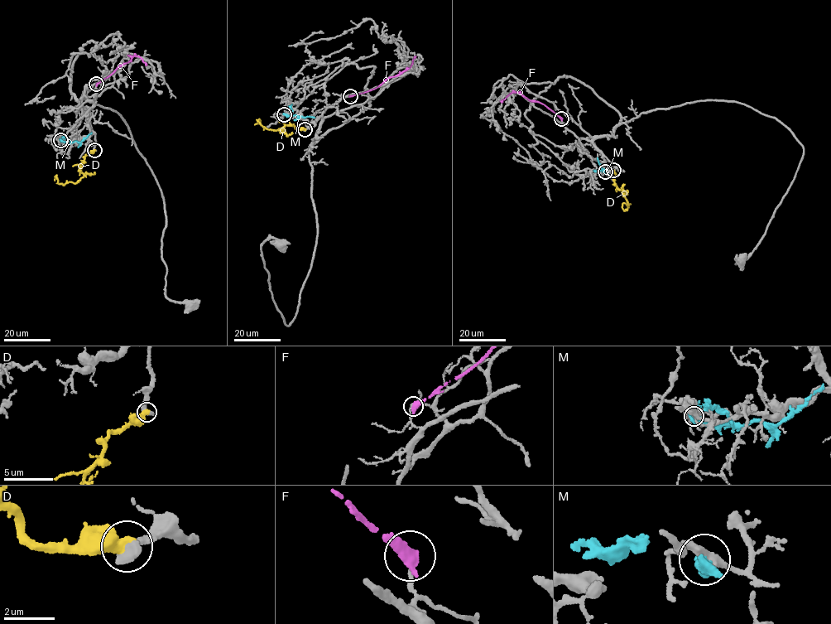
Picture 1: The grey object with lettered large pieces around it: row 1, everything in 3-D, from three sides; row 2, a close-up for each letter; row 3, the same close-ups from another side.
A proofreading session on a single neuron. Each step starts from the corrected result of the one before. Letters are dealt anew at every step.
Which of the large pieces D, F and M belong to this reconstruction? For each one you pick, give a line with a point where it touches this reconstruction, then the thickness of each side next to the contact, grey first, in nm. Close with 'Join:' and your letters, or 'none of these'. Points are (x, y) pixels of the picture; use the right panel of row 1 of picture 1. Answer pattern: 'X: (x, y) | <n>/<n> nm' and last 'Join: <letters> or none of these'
D: (613, 170) | 500/600 nm
Join: D

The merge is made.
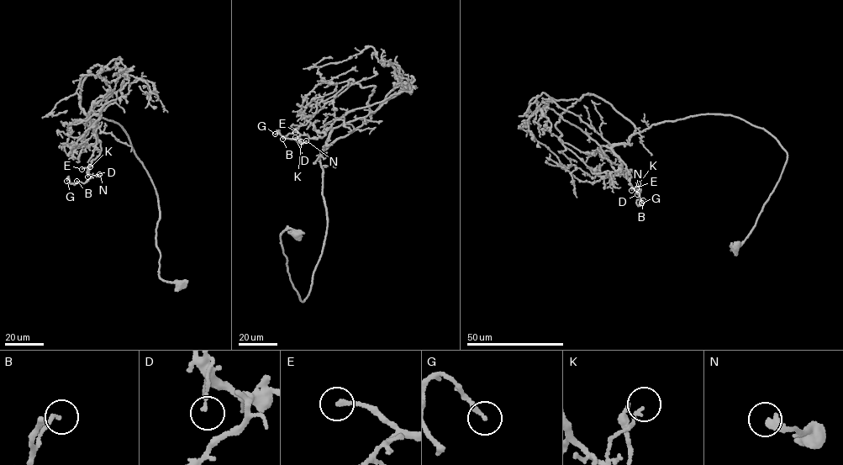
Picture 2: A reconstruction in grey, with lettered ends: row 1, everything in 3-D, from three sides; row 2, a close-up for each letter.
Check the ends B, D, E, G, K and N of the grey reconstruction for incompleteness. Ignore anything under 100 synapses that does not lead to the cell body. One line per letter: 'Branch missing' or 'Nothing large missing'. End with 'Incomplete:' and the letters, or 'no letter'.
B: Nothing large missing
D: Nothing large missing
E: Nothing large missing
G: Nothing large missing
K: Nothing large missing
N: Nothing large missing
Incomplete: no letter

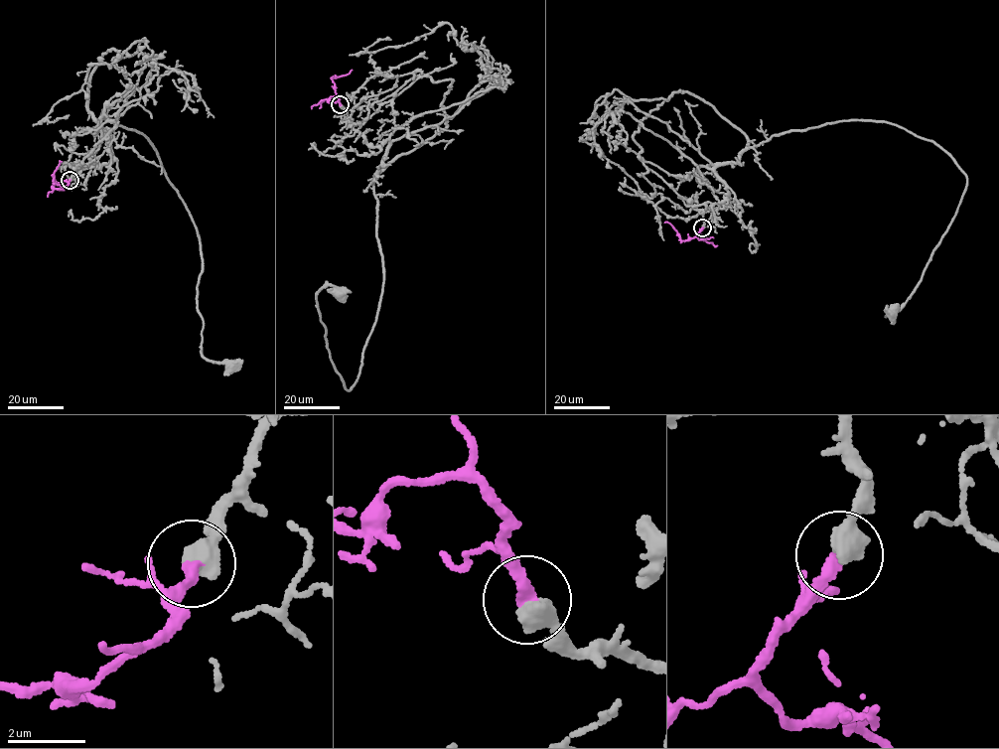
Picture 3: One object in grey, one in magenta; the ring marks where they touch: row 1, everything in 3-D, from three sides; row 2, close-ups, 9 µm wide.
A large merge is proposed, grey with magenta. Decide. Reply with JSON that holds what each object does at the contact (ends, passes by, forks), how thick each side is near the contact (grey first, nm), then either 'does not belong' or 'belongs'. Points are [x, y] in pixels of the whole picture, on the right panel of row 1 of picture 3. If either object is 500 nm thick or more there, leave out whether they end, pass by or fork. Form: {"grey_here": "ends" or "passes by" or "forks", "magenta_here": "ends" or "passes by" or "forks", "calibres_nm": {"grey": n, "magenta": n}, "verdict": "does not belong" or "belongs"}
{"calibres_nm": {"grey": 650, "magenta": 280}, "verdict": "belongs"}

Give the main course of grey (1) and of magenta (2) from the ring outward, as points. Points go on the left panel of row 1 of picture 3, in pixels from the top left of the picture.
1: (69, 180), (74, 164), (98, 168), (114, 159), (96, 119), (153, 144), (199, 237), (202, 354), (232, 366)
2: (69, 180), (64, 186), (54, 182), (53, 175), (61, 161)

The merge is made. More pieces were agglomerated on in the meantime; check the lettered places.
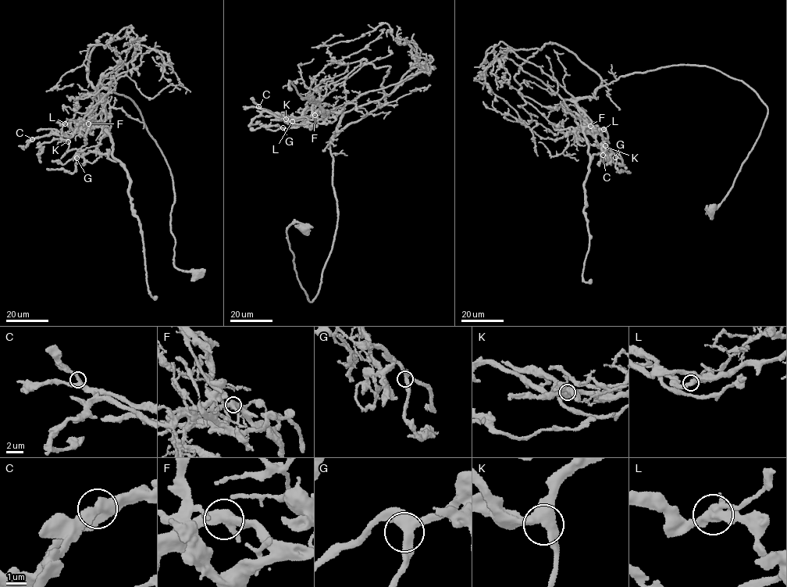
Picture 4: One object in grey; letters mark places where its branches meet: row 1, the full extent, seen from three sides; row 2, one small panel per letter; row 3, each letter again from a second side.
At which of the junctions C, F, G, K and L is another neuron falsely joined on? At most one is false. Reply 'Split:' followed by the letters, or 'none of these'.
Split: L

